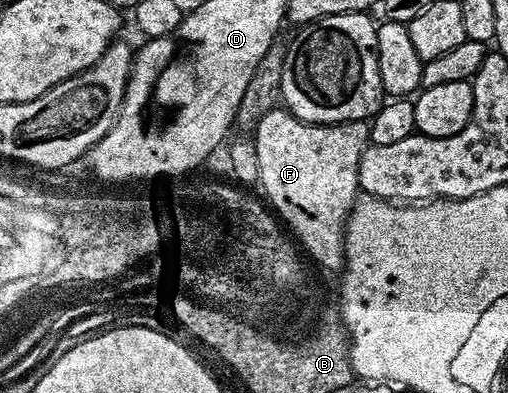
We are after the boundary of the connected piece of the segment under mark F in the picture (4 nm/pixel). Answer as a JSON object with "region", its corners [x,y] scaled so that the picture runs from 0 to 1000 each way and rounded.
{"region":[[[539,277],[528,282],[506,310],[502,326],[502,351],[496,356],[502,369],[502,389],[510,399],[510,473],[522,483],[520,504],[528,524],[541,539],[543,555],[565,580],[569,598],[589,621],[591,636],[632,679],[642,679],[648,690],[669,692],[679,674],[679,573],[687,565],[687,539],[695,534],[695,519],[707,504],[707,478],[703,473],[703,443],[707,440],[707,410],[726,364],[726,313],[705,308],[701,313],[598,313],[585,303],[567,277]]]}

